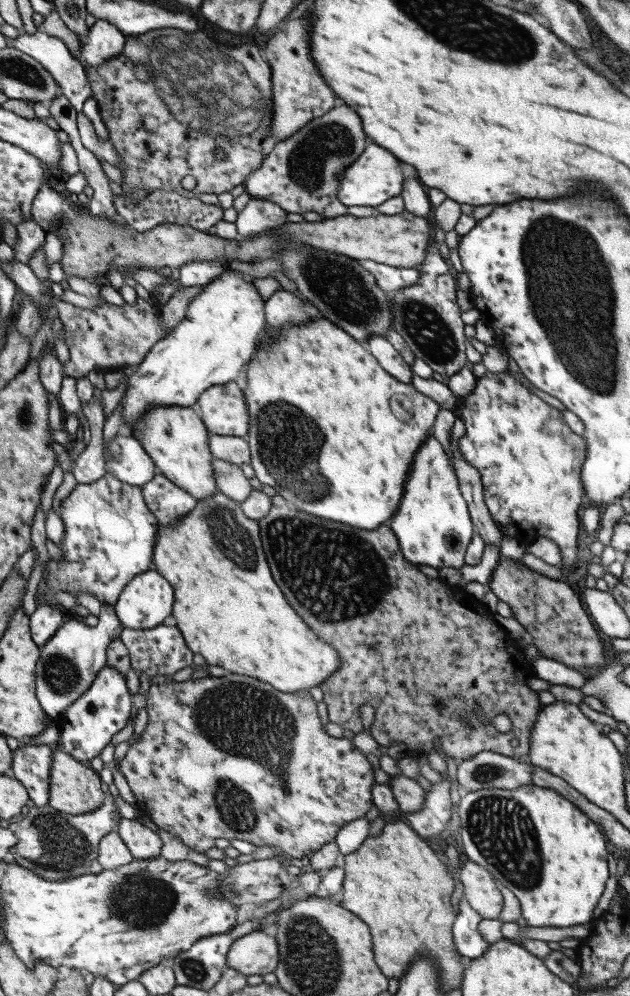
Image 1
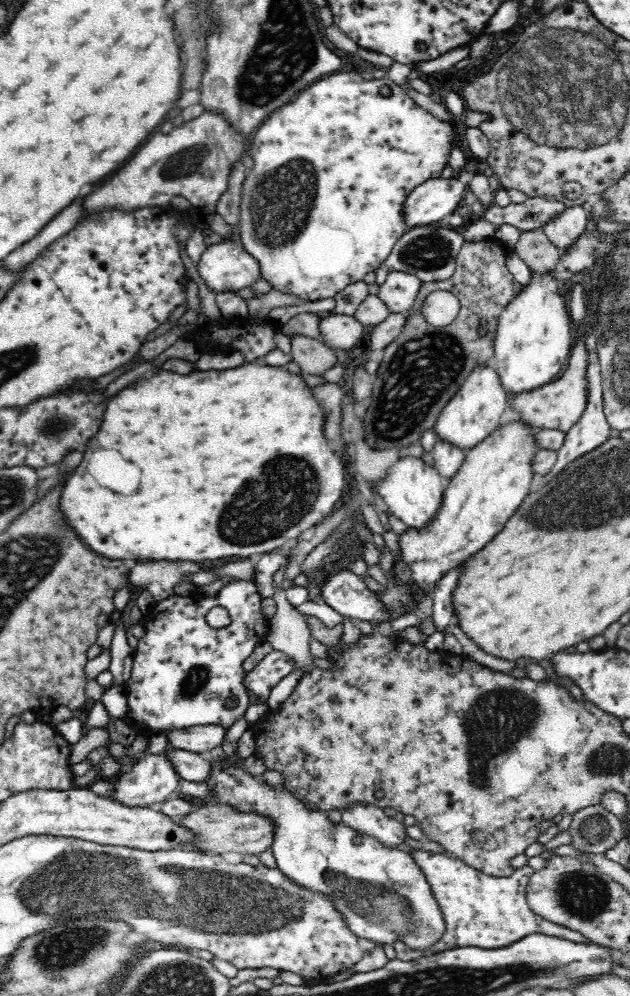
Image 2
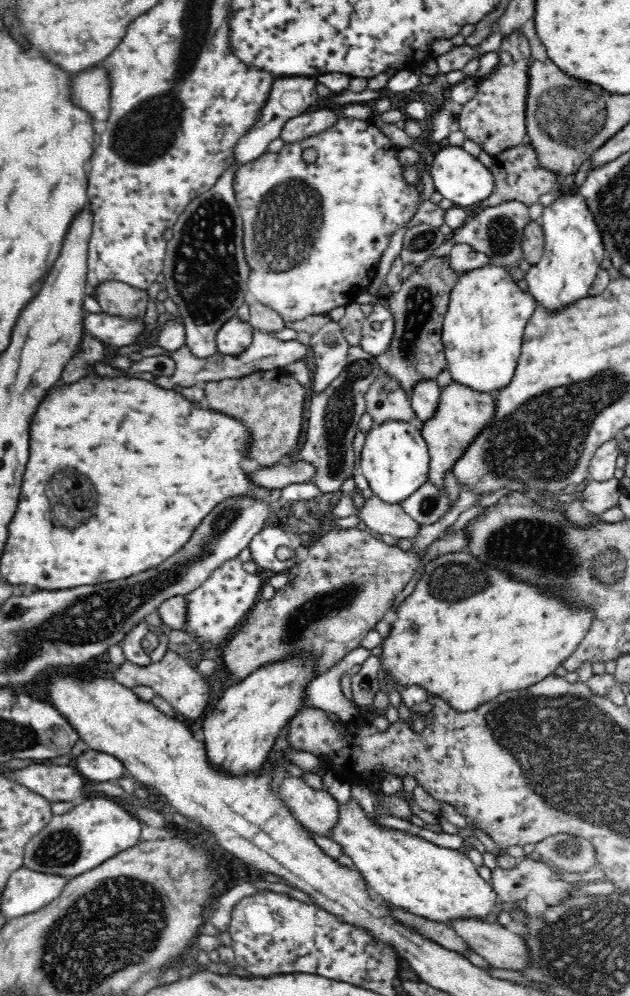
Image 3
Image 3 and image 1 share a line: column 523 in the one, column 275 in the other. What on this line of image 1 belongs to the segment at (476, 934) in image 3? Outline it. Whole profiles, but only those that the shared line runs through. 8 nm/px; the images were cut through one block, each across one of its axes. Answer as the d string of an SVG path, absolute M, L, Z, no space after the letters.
M261 930L249 932L237 938L227 952L227 966L237 968L247 978L251 974L275 972L279 964L279 946L275 936L267 936Z

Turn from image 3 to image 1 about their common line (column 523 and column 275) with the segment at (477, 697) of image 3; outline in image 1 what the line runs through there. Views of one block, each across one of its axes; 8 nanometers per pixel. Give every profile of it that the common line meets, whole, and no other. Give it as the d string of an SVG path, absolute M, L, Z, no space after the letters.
M217 494L205 500L205 504L197 502L197 506L181 518L175 530L159 526L151 566L161 576L165 576L173 588L171 616L175 616L175 626L183 634L183 640L193 654L203 656L209 666L221 666L231 674L251 676L271 684L279 692L305 692L323 684L329 680L329 676L341 670L341 656L337 648L319 640L311 630L307 630L305 622L287 604L271 580L263 556L263 542L259 542L257 532L257 522L245 520L241 514L241 504L223 494Z

